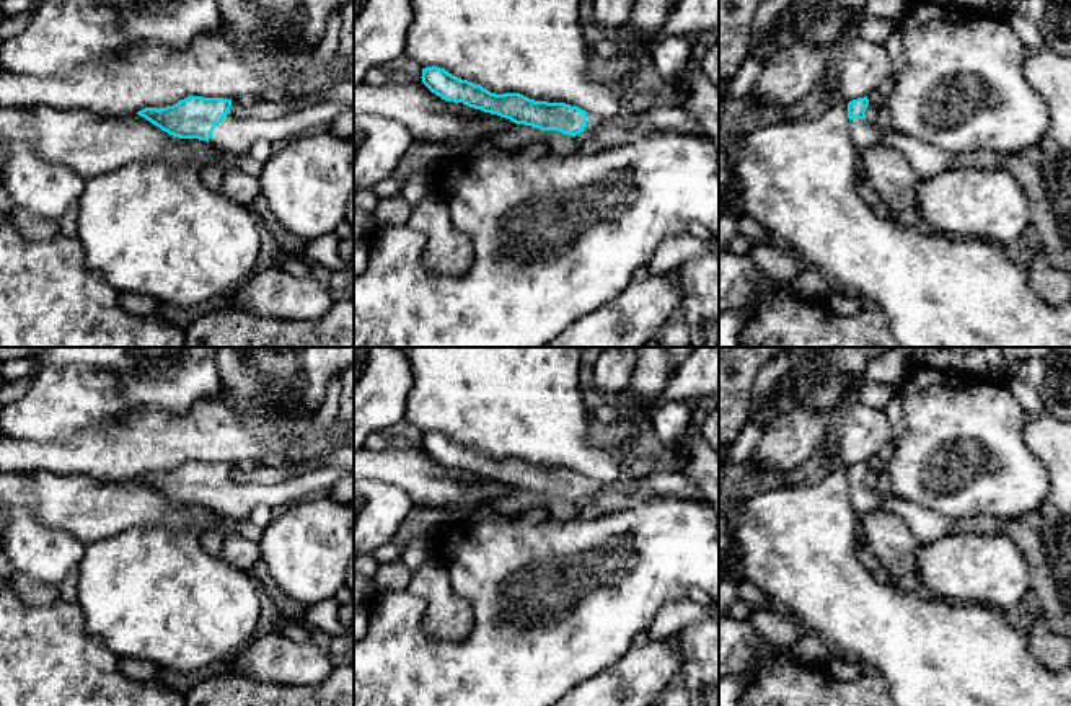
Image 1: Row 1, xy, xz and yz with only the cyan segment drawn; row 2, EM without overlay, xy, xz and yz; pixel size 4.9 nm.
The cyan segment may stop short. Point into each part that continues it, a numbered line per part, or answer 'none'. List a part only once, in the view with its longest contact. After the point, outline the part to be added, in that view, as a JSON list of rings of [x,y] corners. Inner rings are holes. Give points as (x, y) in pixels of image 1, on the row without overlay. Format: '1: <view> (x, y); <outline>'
1: xy (235, 501); [[[323,463],[274,484],[261,484],[256,479],[248,483],[227,479],[215,491],[209,509],[230,520],[248,520],[249,512],[256,505],[267,505],[279,510],[289,504],[313,497],[329,499],[331,489],[344,474],[347,474],[346,470]]]

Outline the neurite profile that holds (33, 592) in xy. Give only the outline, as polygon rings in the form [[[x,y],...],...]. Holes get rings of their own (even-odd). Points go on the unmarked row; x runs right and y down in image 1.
[[[13,574],[10,579],[21,602],[34,607],[46,607],[60,598],[57,585],[34,580],[24,574]]]

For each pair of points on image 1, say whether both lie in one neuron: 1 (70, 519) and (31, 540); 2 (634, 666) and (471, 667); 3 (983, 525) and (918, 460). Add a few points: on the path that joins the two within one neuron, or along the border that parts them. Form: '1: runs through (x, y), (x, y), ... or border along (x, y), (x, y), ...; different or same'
1: border along (33, 496), (43, 525), (72, 533), (85, 545); different
2: border along (631, 646), (610, 666), (577, 683); different
3: border along (1006, 519), (962, 517), (952, 520); different

